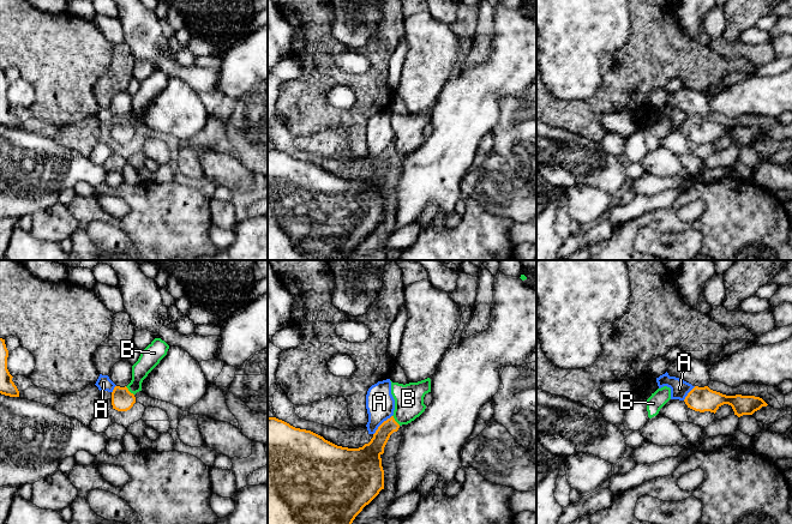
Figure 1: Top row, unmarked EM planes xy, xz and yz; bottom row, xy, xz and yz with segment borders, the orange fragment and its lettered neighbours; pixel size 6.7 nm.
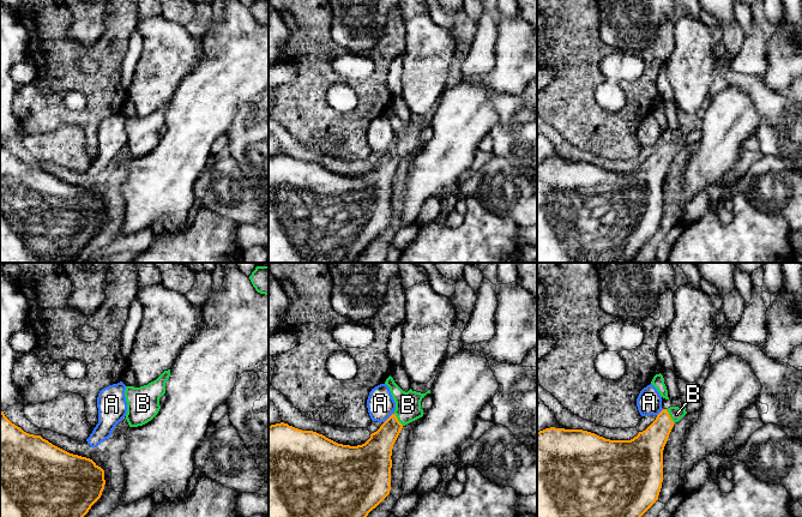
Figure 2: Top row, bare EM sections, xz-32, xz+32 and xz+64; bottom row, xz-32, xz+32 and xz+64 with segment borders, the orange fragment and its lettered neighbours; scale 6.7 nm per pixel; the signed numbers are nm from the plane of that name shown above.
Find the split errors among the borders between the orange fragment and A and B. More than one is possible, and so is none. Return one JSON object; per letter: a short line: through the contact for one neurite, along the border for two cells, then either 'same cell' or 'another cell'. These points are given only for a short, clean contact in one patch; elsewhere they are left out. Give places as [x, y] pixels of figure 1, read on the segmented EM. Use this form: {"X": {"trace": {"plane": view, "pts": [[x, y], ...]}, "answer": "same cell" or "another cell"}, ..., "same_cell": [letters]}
{"A": {"answer": "another cell"}, "B": {"trace": {"plane": "xy", "pts": [[122, 399], [128, 391], [148, 360]]}, "answer": "same cell"}, "same_cell": ["B"]}

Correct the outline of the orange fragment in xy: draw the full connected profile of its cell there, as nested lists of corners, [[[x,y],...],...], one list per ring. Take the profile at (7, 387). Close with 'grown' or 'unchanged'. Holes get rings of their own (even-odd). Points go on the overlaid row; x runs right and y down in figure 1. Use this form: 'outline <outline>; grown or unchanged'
outline [[[0,338],[0,393],[10,397],[19,397],[19,391],[12,381],[12,375],[7,369],[8,350],[5,339]]]; unchanged

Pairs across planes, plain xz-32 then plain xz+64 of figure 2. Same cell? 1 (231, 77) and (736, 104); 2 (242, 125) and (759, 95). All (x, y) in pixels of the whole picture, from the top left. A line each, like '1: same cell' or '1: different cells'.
1: same cell
2: same cell

